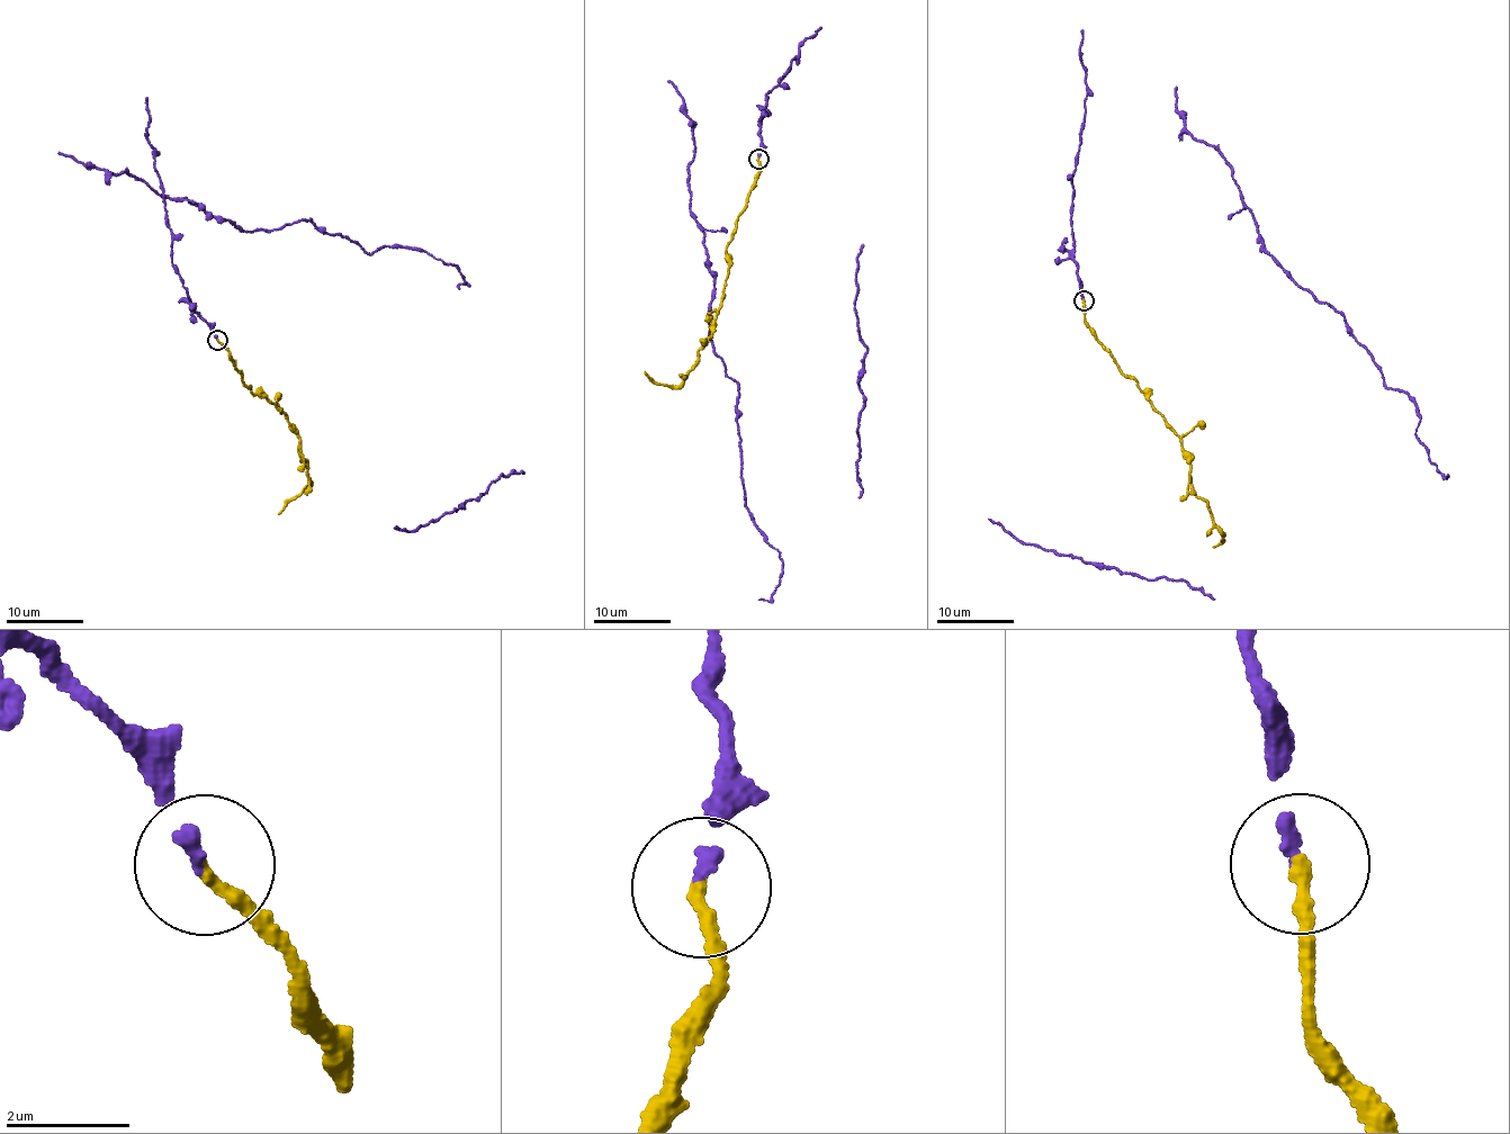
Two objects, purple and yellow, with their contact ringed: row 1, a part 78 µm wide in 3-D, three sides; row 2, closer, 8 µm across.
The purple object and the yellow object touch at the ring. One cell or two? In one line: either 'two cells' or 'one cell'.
one cell

